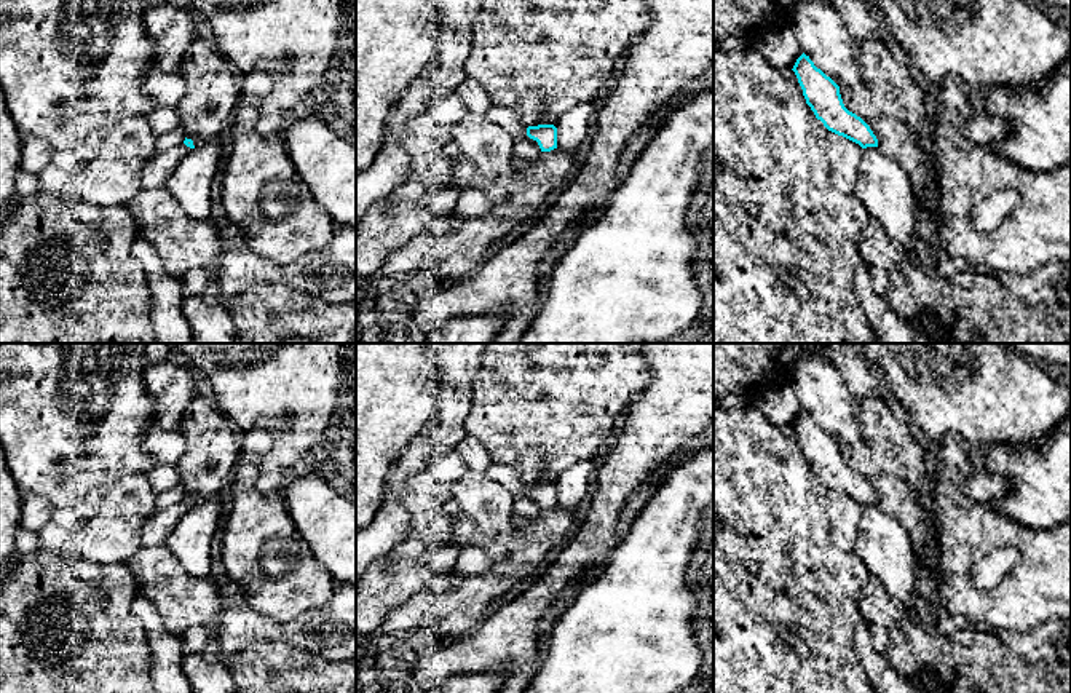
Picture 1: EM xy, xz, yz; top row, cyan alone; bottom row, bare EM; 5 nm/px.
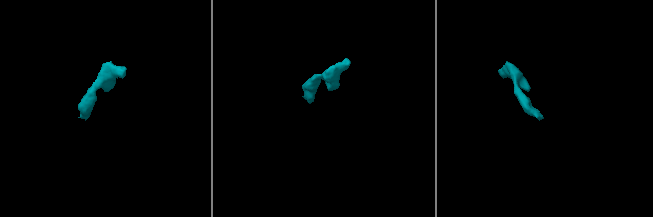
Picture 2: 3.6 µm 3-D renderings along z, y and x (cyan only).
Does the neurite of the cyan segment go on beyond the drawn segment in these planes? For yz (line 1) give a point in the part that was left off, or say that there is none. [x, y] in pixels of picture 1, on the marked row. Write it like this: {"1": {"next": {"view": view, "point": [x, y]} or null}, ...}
{"1": {"next": null}}

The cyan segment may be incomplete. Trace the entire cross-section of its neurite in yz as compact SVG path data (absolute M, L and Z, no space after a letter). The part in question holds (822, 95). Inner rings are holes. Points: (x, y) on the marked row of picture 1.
M803 53L792 70L806 104L828 131L859 144L862 148L878 147L878 139L870 126L844 107L840 86L817 69L809 56Z

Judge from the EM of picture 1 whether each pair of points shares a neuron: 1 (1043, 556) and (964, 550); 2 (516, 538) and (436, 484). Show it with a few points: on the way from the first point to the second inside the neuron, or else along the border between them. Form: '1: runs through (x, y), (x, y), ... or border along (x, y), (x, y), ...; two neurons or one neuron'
1: runs through (1023, 540), (1020, 537), (984, 537); one neuron
2: runs through (492, 540), (470, 534), (444, 508); one neuron

